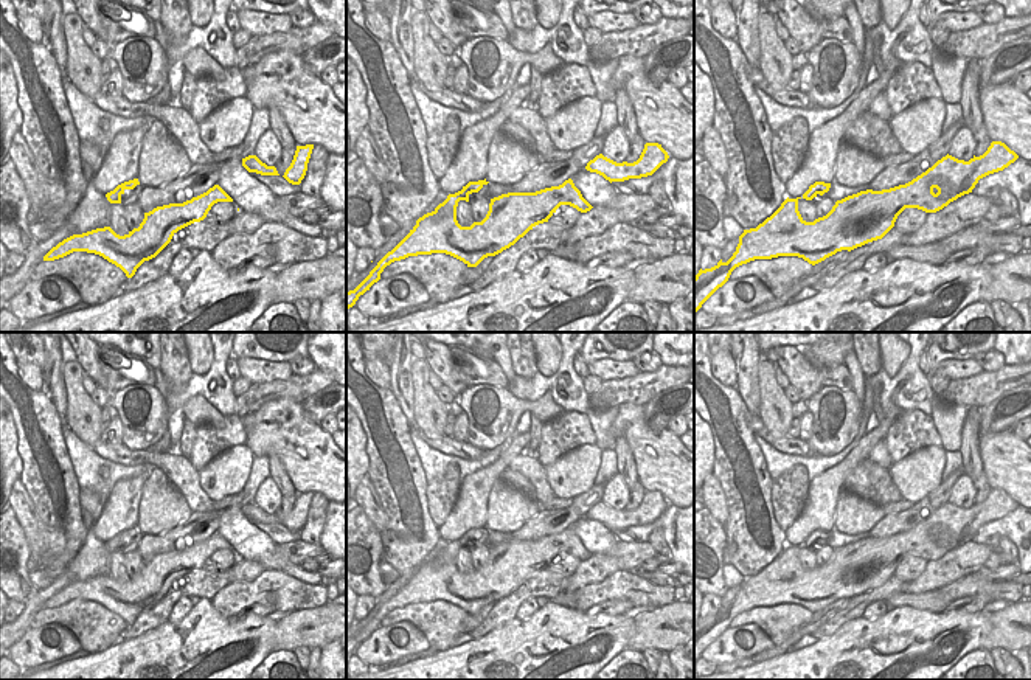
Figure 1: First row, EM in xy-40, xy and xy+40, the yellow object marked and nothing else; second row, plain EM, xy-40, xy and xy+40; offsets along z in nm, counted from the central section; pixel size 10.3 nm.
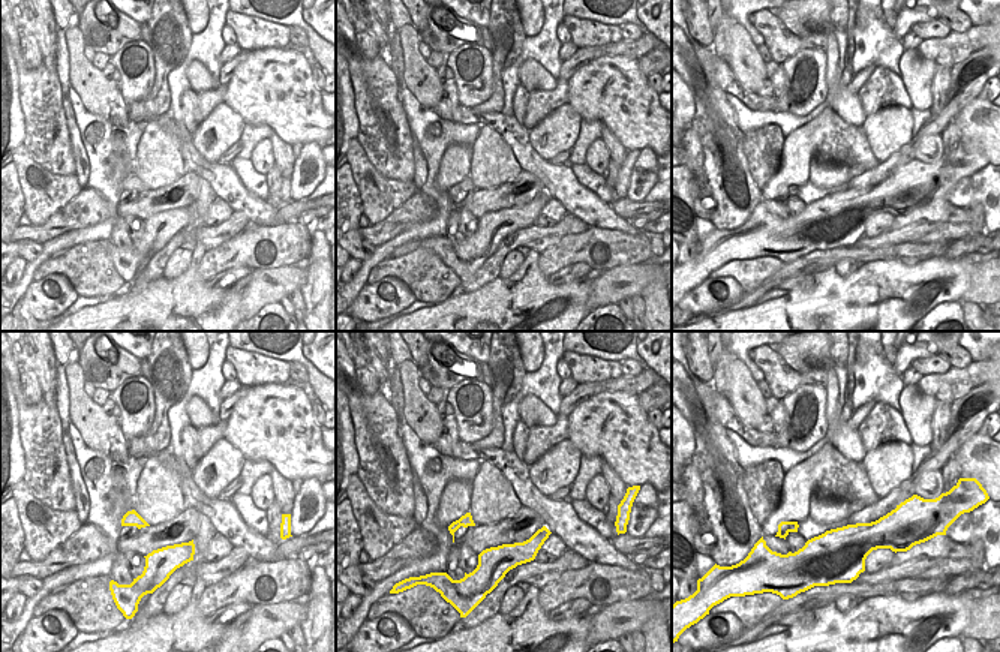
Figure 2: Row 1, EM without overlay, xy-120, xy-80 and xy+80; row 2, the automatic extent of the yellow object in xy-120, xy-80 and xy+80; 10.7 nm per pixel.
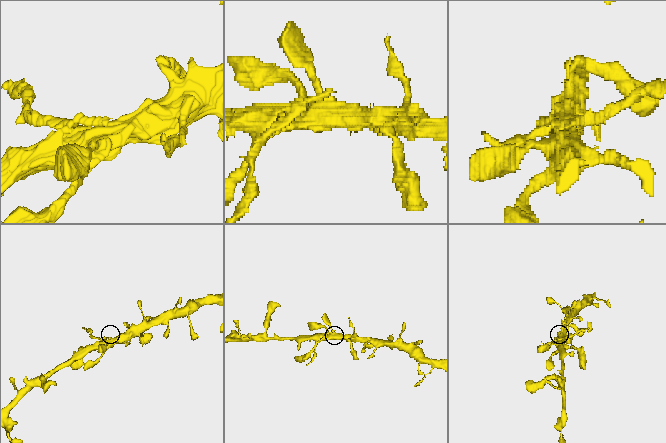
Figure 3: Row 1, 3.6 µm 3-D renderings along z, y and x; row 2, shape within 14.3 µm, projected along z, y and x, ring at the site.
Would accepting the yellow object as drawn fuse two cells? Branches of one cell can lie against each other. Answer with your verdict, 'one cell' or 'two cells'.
two cells

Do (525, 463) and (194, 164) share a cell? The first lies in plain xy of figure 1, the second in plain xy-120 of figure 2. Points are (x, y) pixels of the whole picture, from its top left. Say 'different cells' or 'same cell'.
same cell

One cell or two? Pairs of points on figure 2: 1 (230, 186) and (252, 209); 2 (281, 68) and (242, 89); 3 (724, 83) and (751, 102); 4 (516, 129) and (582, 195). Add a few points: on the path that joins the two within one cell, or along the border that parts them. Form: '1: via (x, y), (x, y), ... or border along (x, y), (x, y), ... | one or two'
1: via (236, 192), (248, 203) | one
2: via (272, 77), (260, 89), (251, 89) | one
3: via (730, 84), (745, 96) | one
4: via (522, 149), (562, 185) | one

